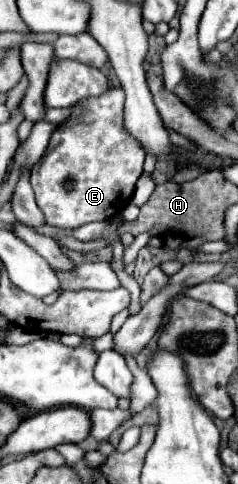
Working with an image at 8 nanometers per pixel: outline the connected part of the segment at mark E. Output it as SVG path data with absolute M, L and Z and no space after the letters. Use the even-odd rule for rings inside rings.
M109 88L107 94L71 106L71 116L57 124L45 154L31 168L31 186L47 224L79 228L117 216L123 204L127 206L131 200L135 182L143 172L145 154L123 128L123 100L121 88ZM65 180L73 180L71 192L63 188Z

